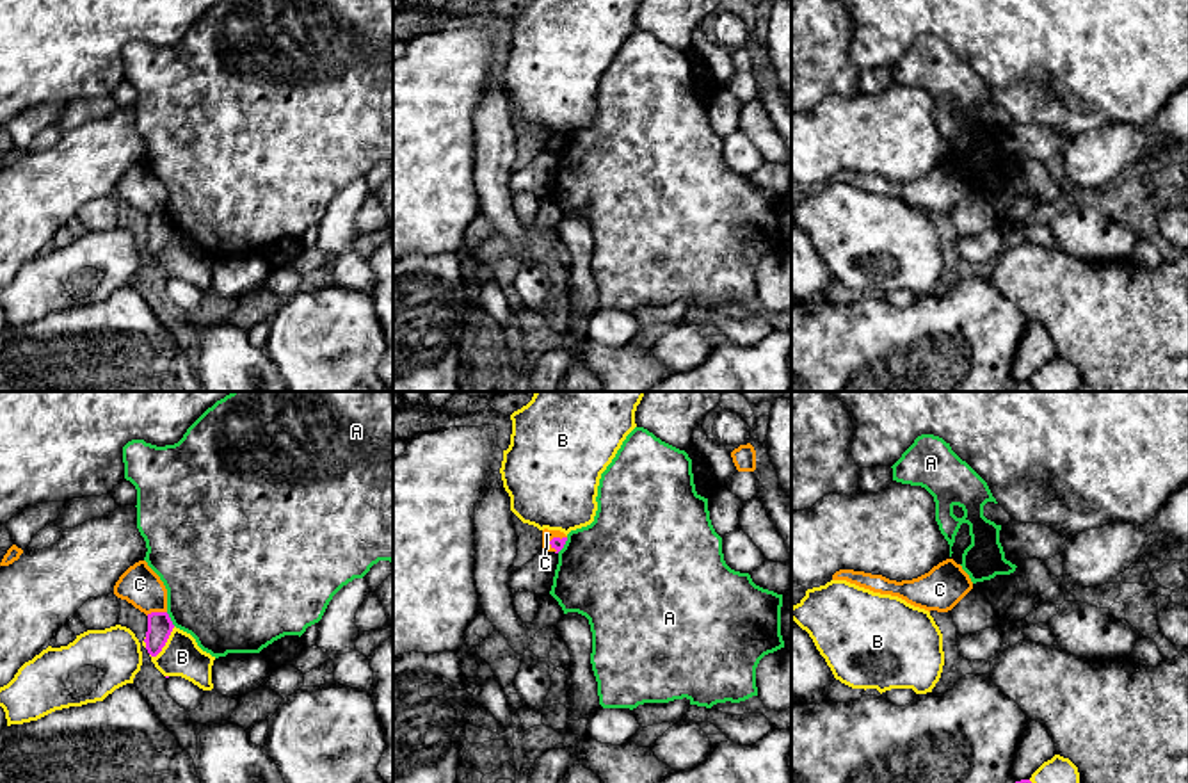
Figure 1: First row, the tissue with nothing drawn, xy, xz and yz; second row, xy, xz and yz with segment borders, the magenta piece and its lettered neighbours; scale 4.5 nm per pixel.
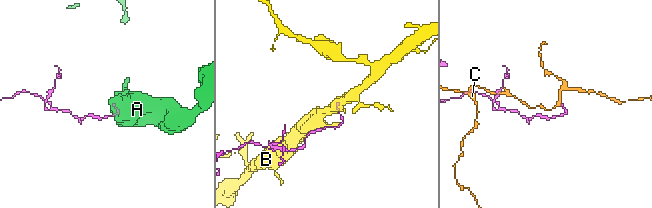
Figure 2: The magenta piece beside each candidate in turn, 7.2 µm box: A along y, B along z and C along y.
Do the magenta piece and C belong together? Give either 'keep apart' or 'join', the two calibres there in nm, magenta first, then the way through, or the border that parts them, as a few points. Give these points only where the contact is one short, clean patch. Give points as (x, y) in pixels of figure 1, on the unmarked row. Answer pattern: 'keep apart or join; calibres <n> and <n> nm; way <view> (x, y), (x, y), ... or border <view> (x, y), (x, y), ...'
keep apart; calibres 110 and 180 nm

